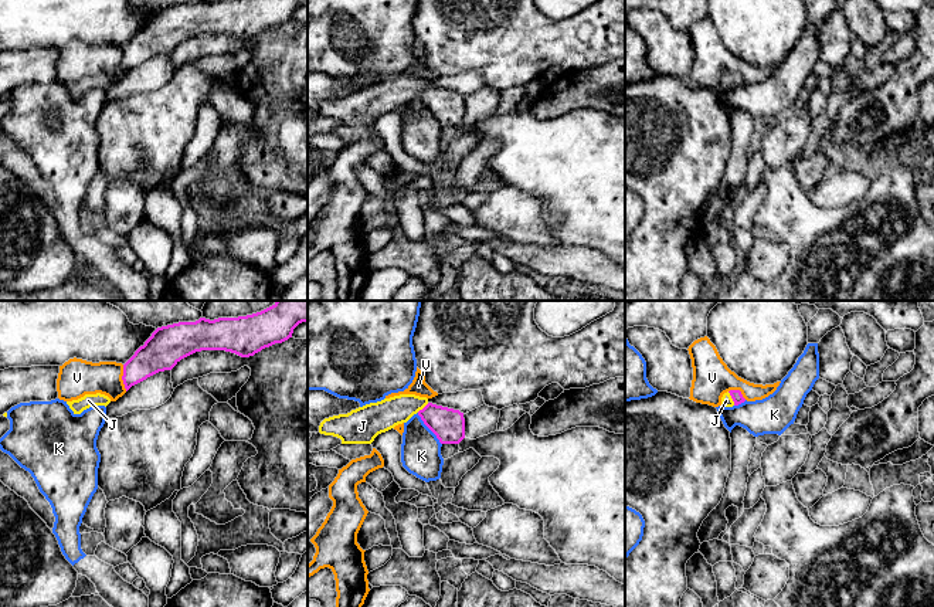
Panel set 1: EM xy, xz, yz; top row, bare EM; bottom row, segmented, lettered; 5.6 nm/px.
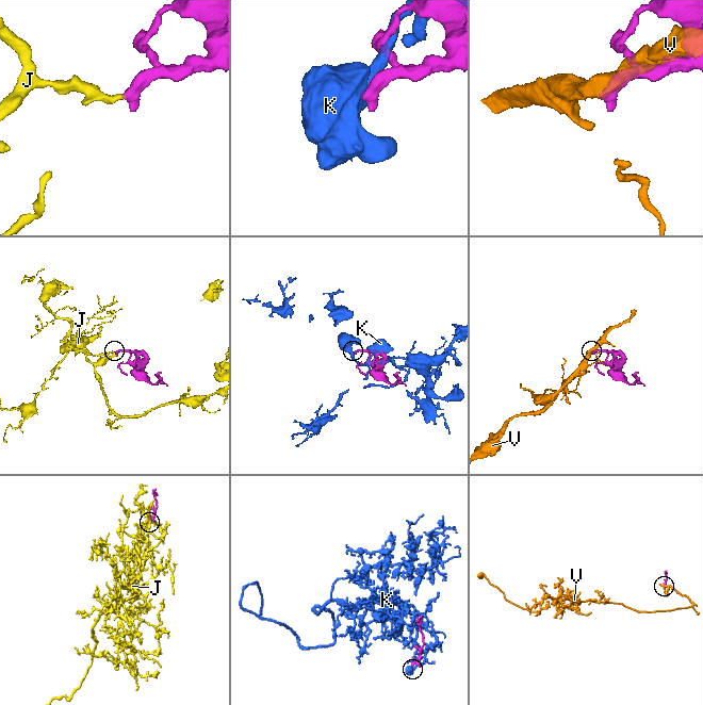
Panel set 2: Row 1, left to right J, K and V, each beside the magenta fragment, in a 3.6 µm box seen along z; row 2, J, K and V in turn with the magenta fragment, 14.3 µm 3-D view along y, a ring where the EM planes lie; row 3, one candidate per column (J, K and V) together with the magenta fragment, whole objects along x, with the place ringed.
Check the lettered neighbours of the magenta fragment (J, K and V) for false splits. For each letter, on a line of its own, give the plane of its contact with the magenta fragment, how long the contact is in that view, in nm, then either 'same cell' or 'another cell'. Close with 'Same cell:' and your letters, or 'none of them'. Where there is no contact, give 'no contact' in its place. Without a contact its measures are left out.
J: contact in yz; length 90 nm; same cell
K: contact in xz; length 240 nm; another cell
V: contact in xy; length 150 nm; another cell
Same cell: J

